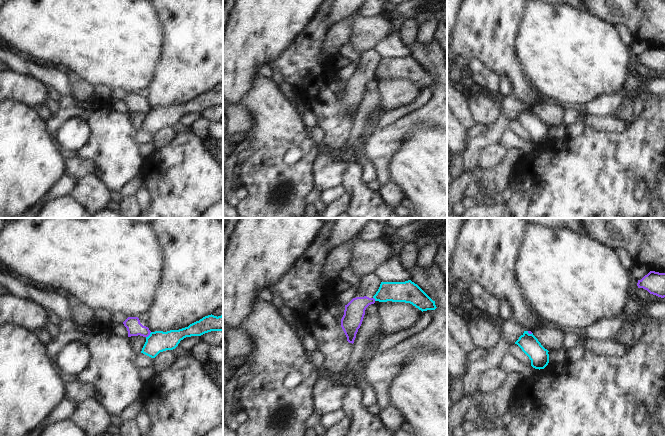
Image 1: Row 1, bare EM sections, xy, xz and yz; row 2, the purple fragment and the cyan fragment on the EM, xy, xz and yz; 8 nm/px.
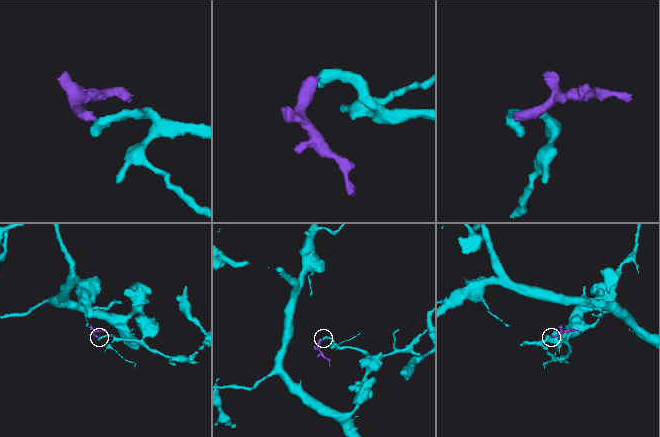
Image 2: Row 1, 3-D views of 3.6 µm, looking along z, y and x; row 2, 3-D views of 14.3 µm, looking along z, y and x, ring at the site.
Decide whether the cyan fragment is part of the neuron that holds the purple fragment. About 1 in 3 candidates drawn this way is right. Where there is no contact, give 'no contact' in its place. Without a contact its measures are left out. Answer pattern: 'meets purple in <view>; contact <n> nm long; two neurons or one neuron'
meets purple in xy; contact 60 nm long; two neurons

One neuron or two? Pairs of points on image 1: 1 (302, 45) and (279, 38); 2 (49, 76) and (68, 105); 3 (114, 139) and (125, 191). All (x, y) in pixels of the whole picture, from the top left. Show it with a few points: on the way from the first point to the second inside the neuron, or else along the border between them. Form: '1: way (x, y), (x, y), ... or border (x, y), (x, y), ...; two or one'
1: border (307, 24), (275, 58); two
2: border (69, 95), (61, 97); two
3: border (139, 172), (118, 191); two

